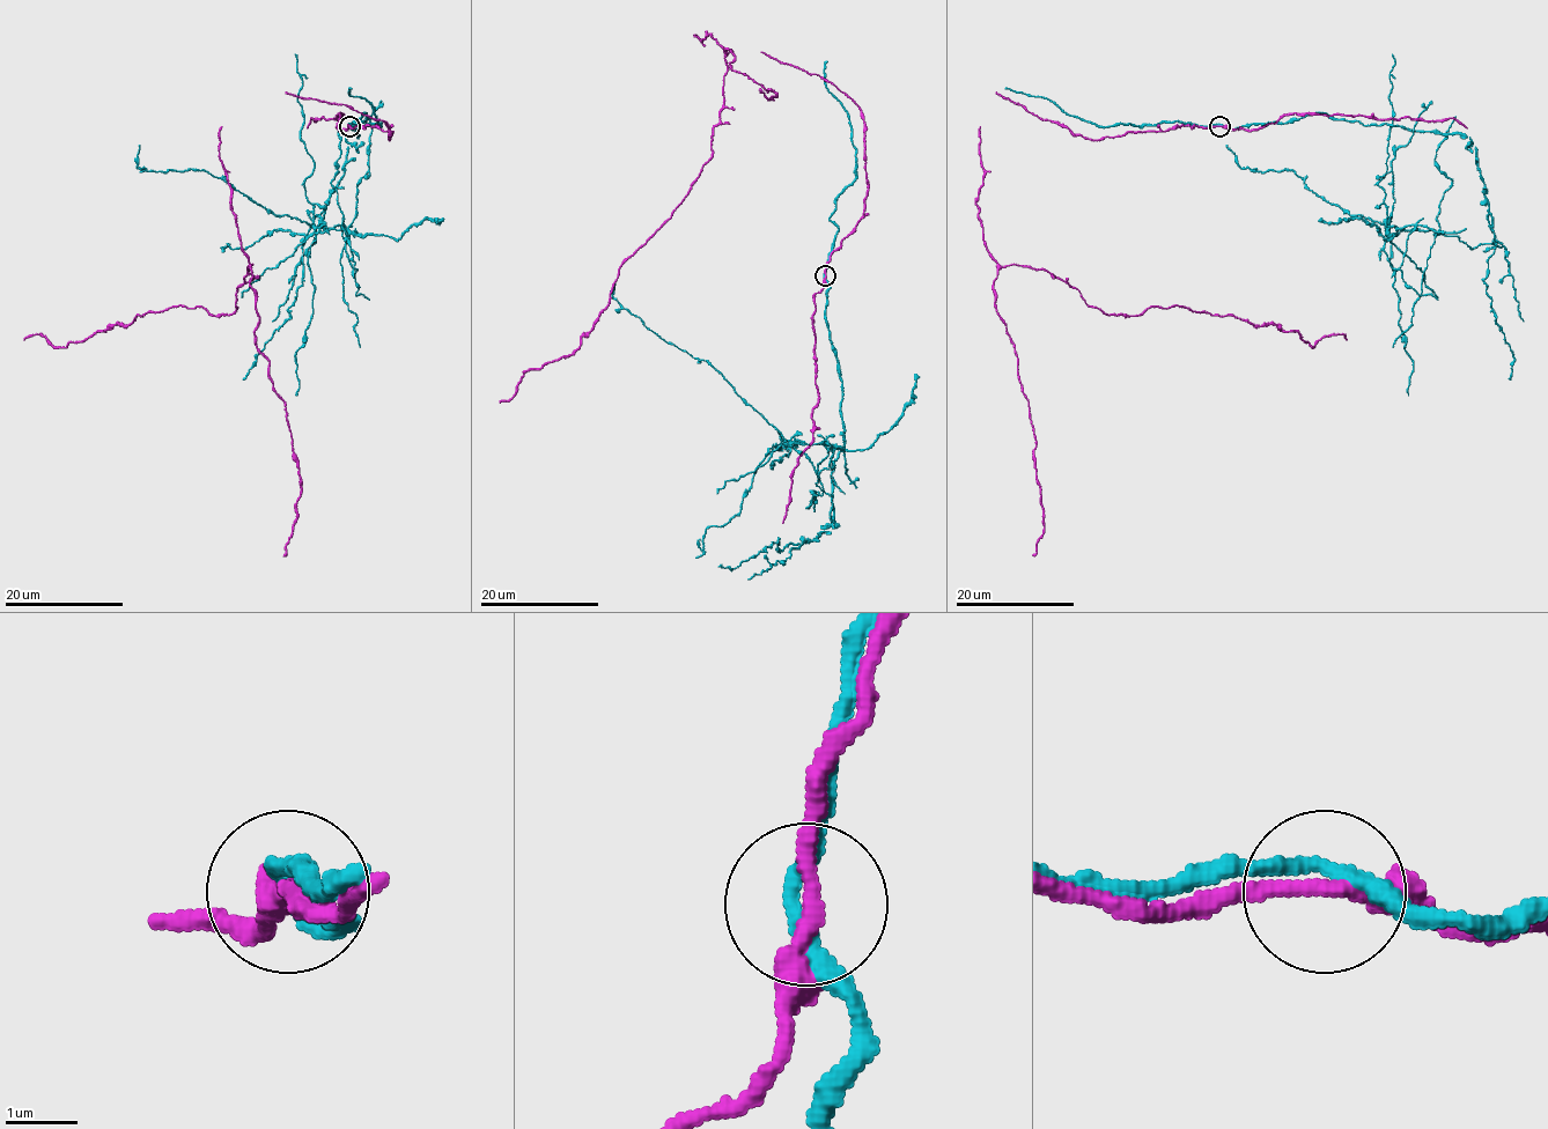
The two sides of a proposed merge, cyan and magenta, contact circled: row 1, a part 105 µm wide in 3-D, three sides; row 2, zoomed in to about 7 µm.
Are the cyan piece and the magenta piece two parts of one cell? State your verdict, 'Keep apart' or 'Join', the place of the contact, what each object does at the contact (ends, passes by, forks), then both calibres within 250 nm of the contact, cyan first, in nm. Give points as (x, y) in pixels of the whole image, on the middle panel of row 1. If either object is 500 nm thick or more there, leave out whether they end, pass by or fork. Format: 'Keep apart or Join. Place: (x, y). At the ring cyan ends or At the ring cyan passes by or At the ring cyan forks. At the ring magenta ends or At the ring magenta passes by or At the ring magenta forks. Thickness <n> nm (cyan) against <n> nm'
Keep apart. Place: (825, 275). At the ring cyan passes by. At the ring magenta passes by. Thickness 240 nm (cyan) against 260 nm

